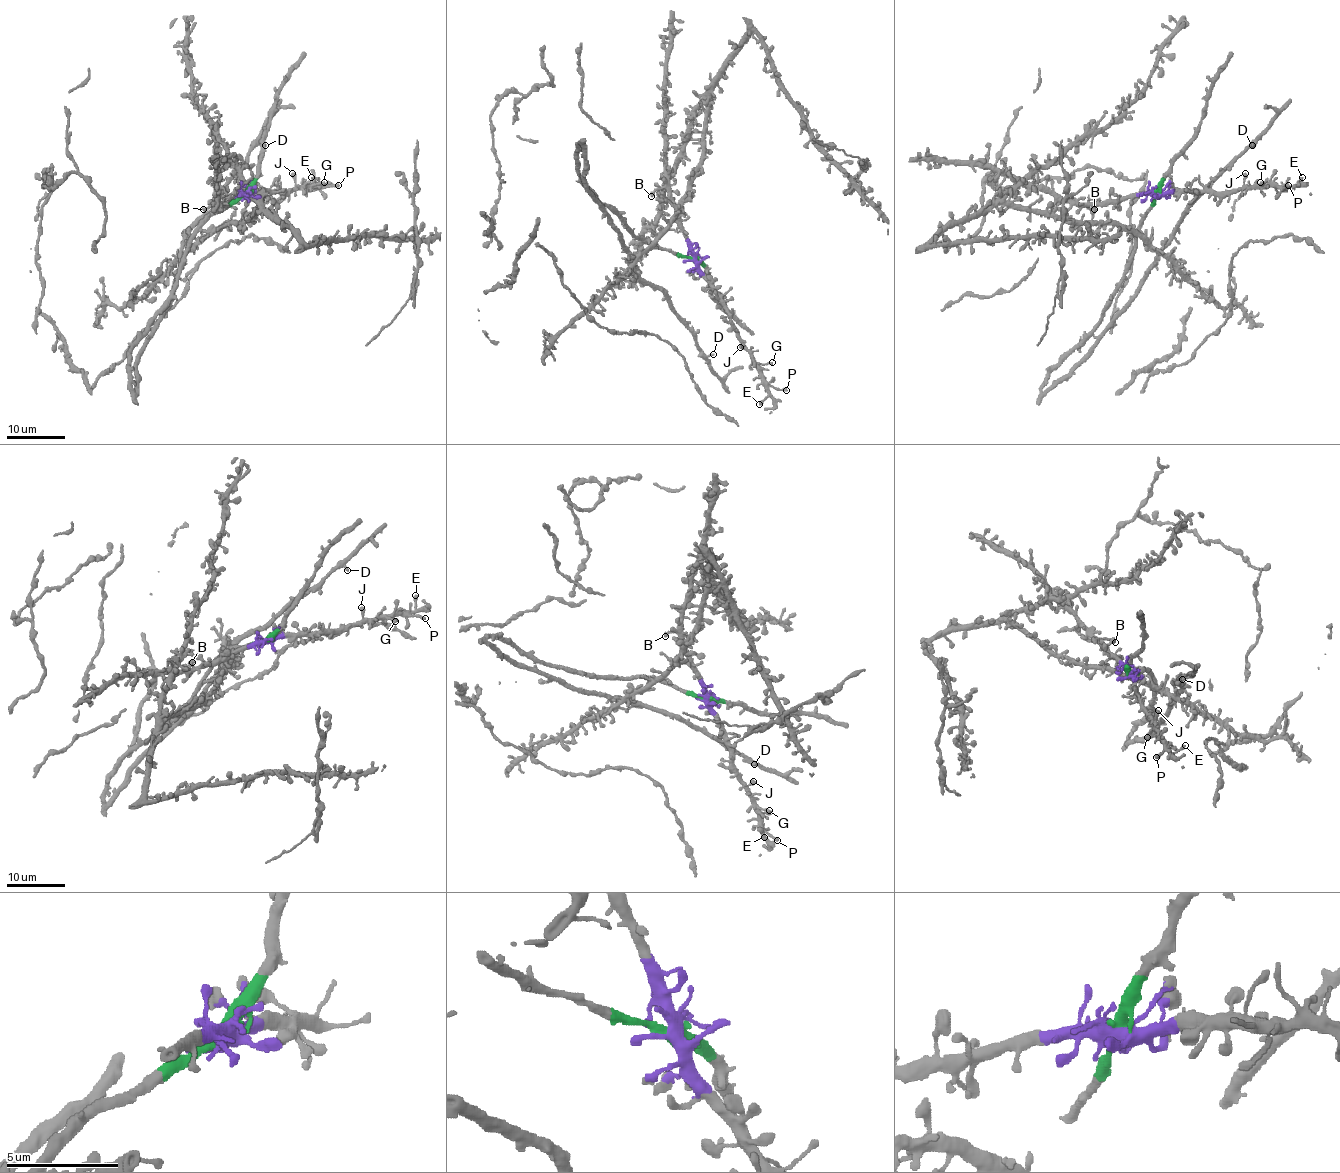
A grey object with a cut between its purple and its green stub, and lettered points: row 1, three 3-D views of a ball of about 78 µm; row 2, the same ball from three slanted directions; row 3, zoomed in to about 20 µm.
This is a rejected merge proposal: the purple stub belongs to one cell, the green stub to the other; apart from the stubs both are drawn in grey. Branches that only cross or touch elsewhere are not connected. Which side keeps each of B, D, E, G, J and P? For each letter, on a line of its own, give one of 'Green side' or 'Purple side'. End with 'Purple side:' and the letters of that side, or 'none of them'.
B: Purple side
D: Green side
E: Purple side
G: Purple side
J: Purple side
P: Purple side
Purple side: B, E, G, J, P

